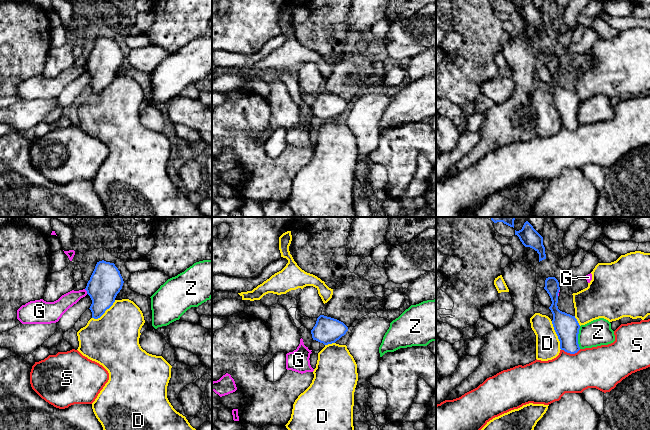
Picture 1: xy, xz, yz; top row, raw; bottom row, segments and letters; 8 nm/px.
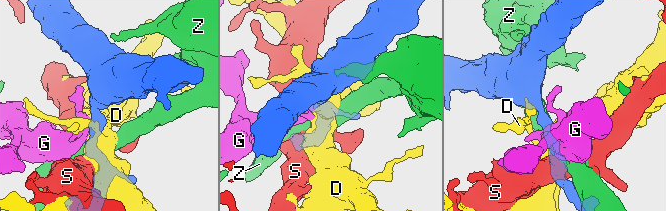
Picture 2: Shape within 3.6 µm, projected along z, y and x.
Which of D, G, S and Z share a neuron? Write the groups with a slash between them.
D / G / S / Z

